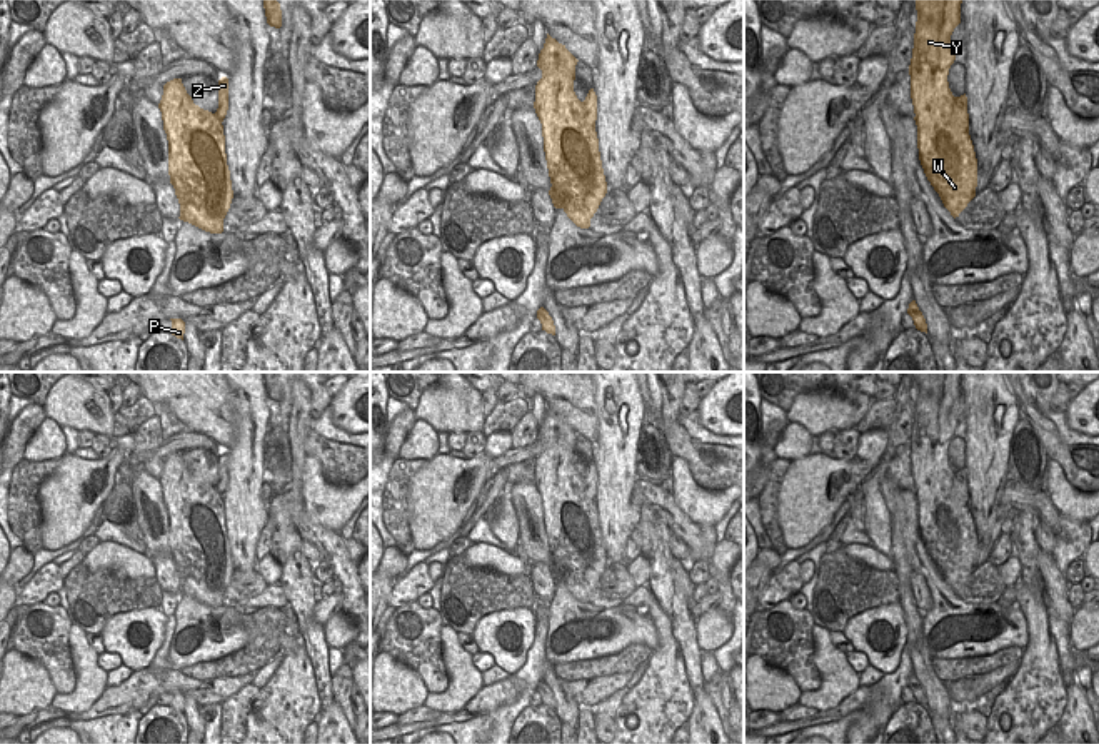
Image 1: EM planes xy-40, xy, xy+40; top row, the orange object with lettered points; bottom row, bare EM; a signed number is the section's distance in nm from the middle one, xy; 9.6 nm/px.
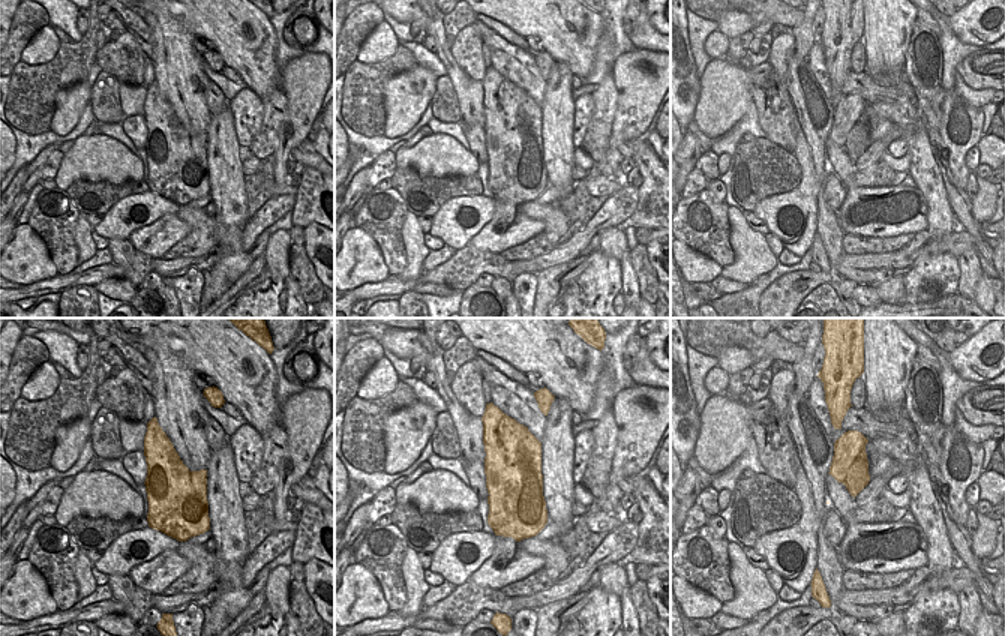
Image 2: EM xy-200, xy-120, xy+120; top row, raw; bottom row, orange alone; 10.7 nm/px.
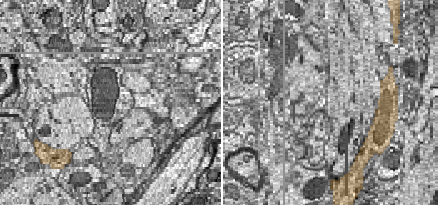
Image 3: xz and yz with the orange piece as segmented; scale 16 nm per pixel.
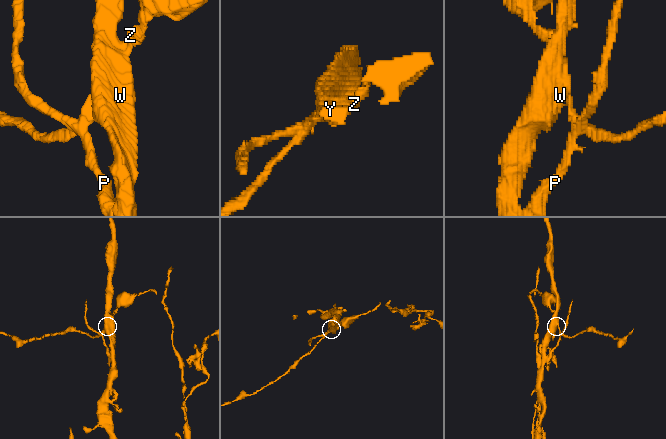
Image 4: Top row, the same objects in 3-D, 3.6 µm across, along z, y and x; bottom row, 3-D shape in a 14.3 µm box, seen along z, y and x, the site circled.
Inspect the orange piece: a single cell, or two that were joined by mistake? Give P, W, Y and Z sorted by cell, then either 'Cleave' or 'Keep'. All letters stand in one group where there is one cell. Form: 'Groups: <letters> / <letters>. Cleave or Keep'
Groups: P W Y / Z. Cleave.

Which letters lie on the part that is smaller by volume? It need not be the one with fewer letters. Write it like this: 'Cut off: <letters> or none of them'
Cut off: Z

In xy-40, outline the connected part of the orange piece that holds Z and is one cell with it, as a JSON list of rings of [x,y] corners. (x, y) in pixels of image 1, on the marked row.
[[[222,77],[218,80],[218,108],[215,112],[220,122],[223,122],[227,110],[228,110],[228,78]]]

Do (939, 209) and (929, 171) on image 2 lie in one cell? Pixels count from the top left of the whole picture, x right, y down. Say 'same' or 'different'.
same

